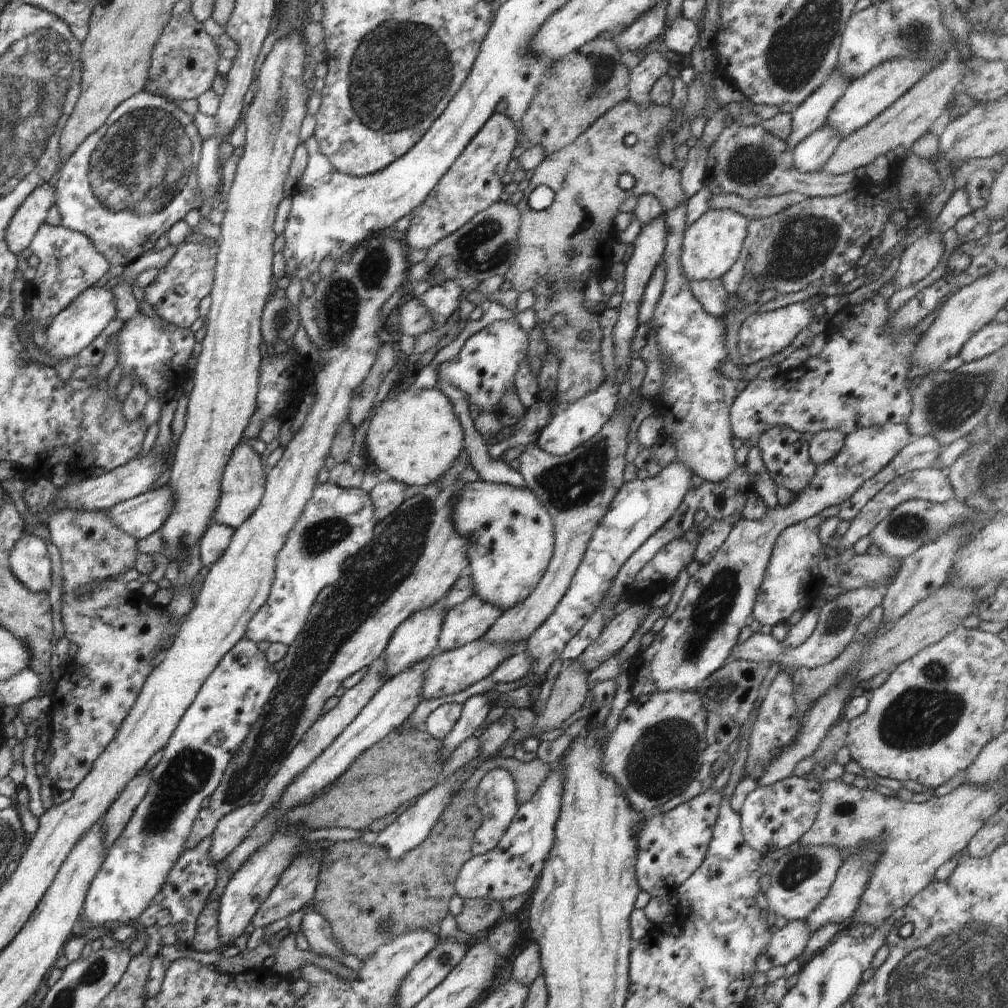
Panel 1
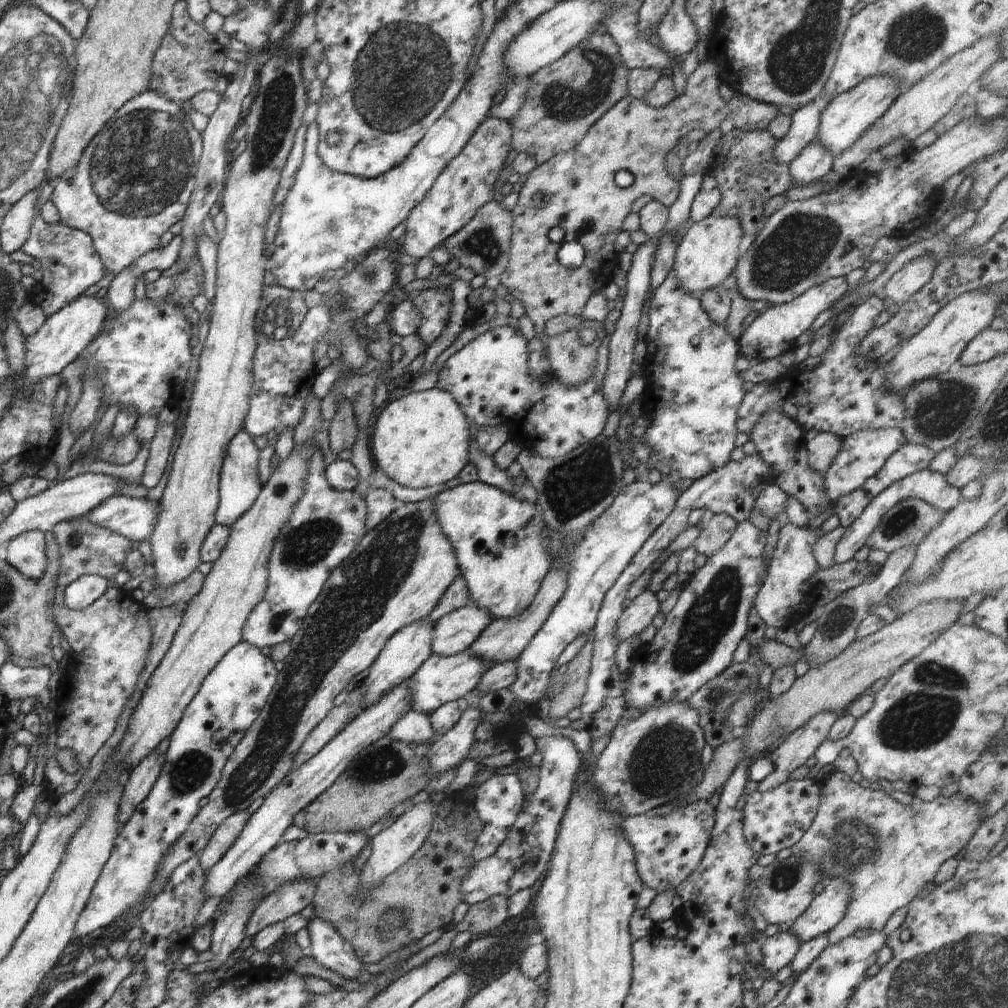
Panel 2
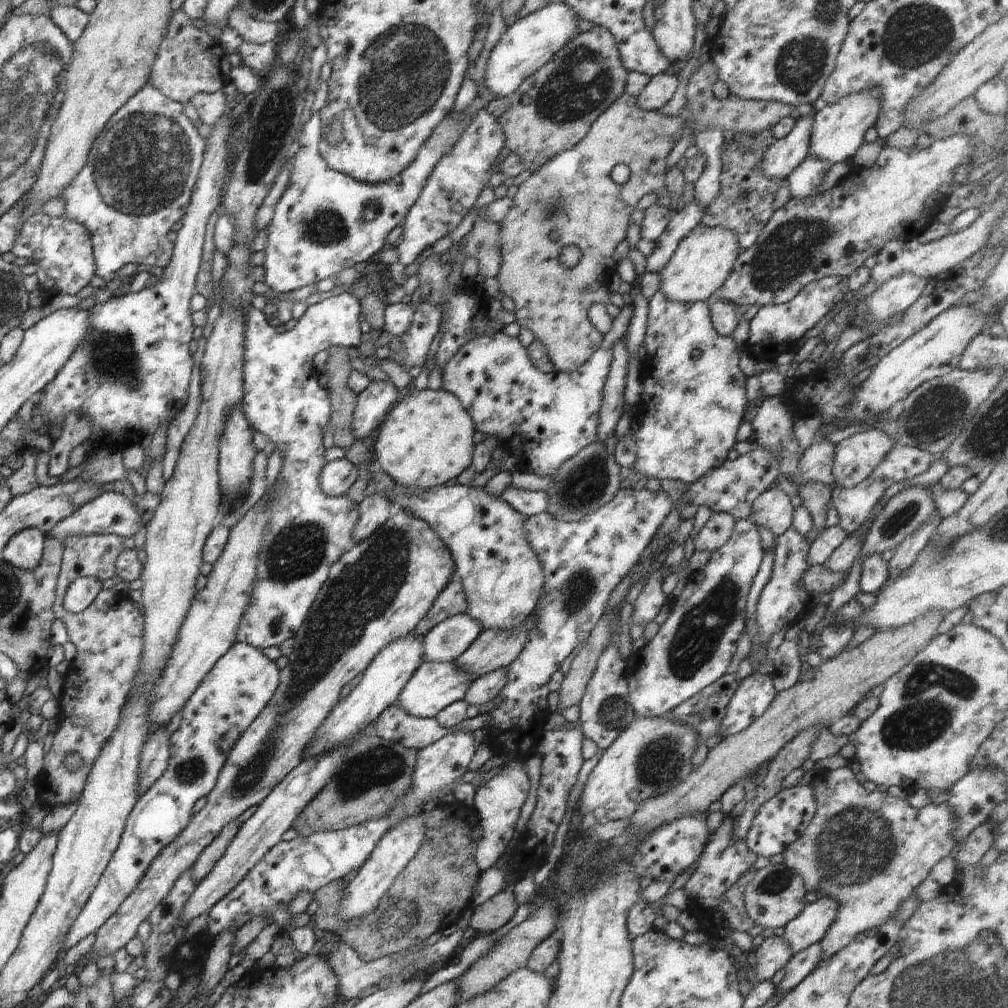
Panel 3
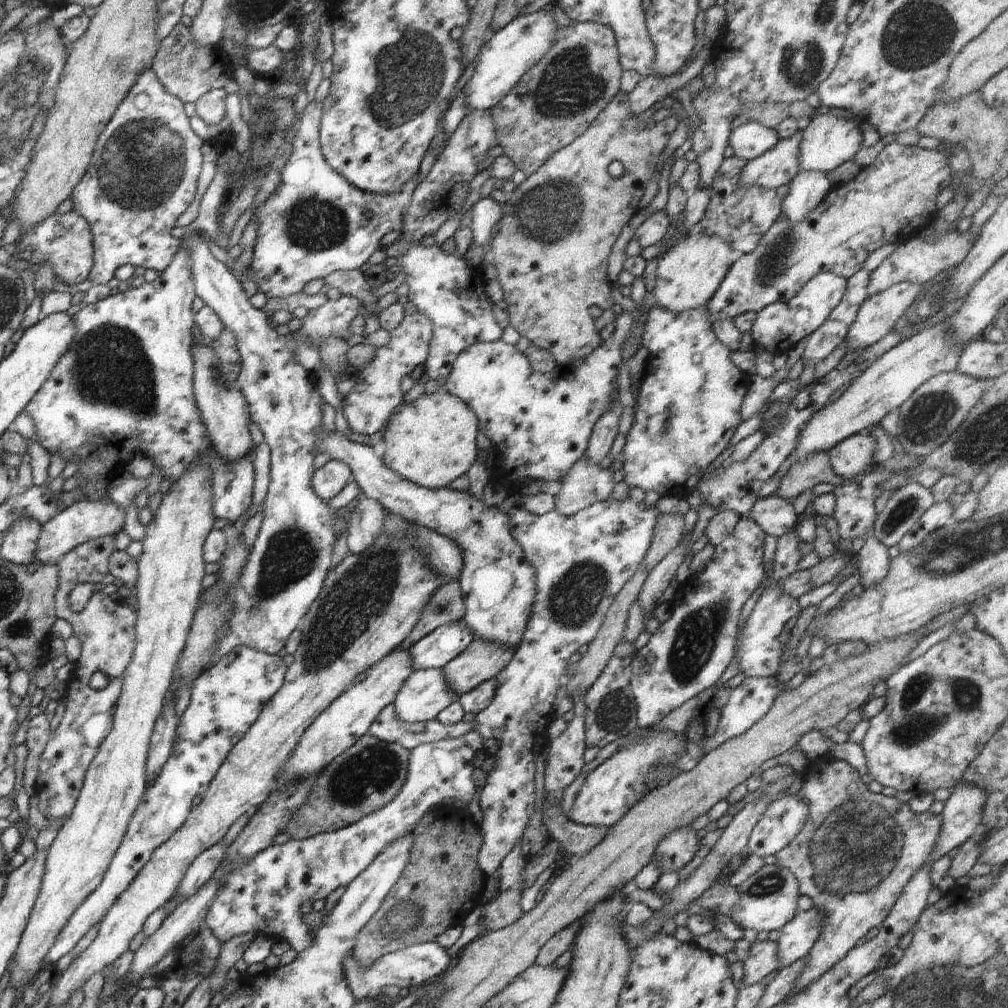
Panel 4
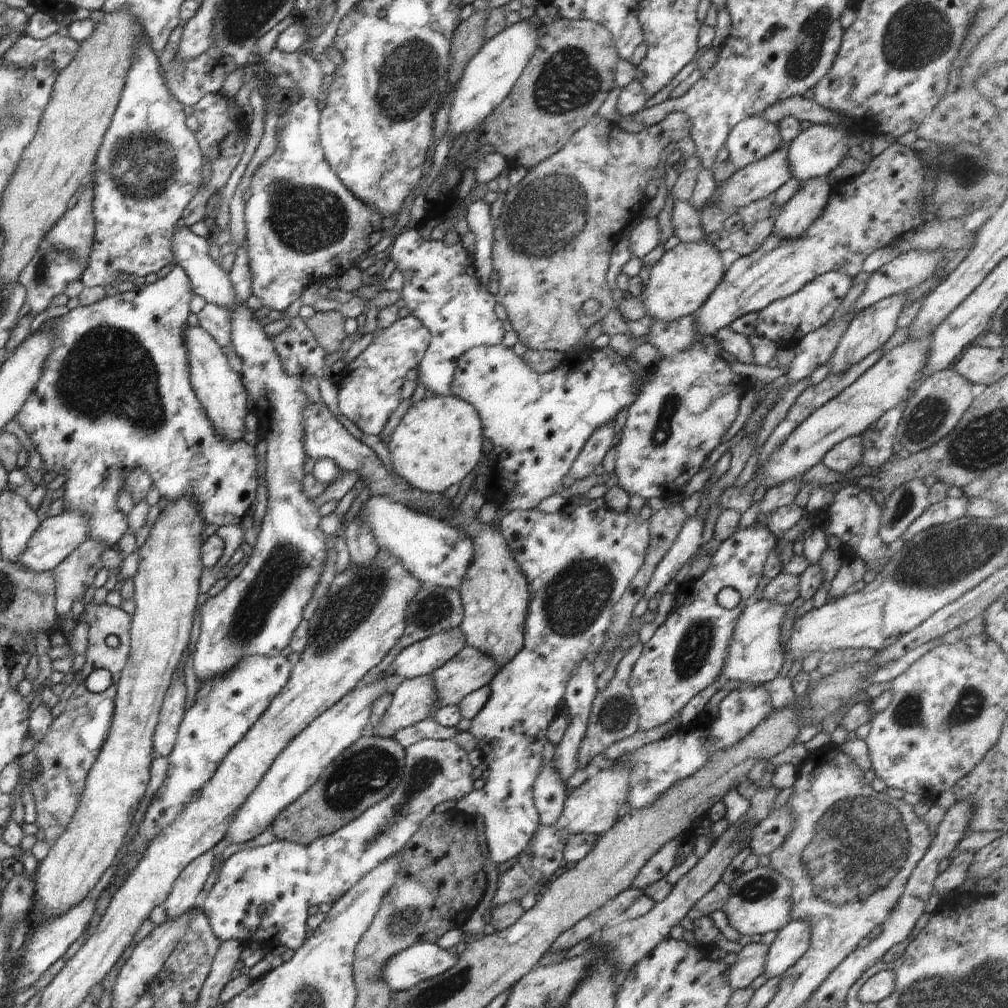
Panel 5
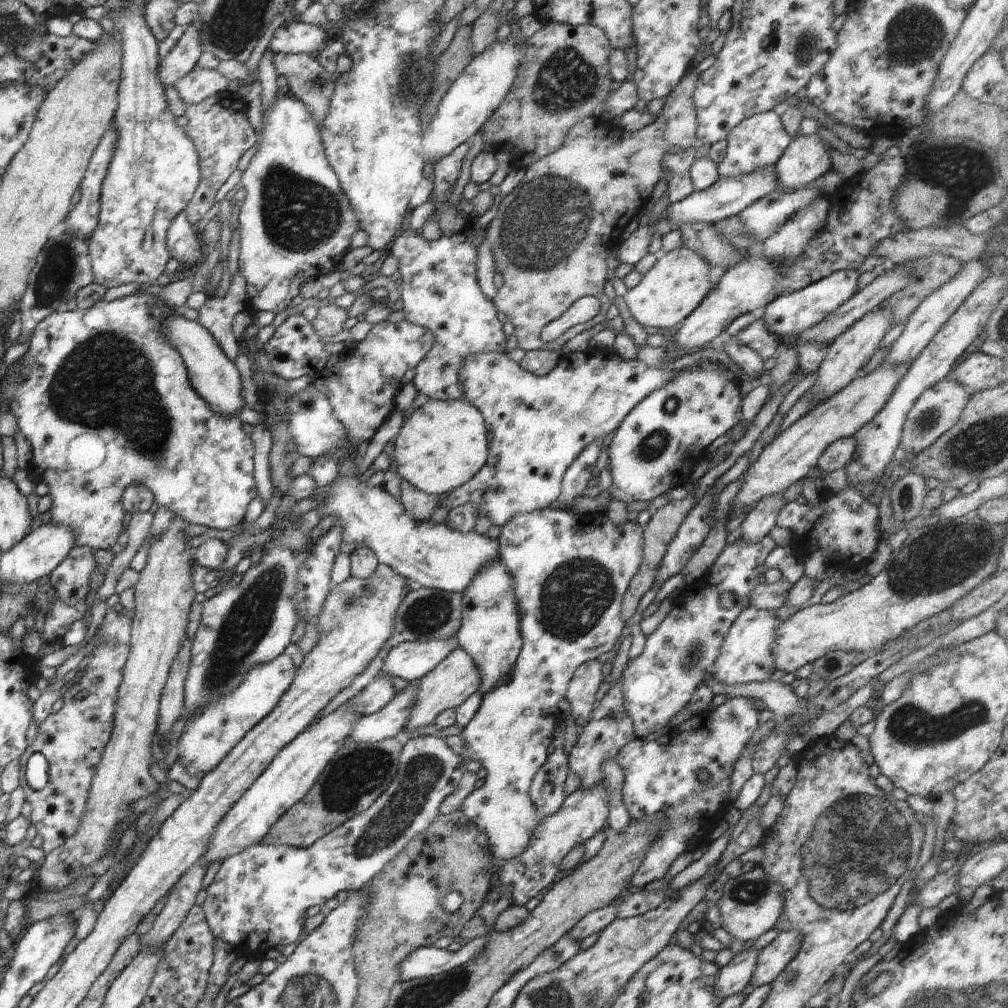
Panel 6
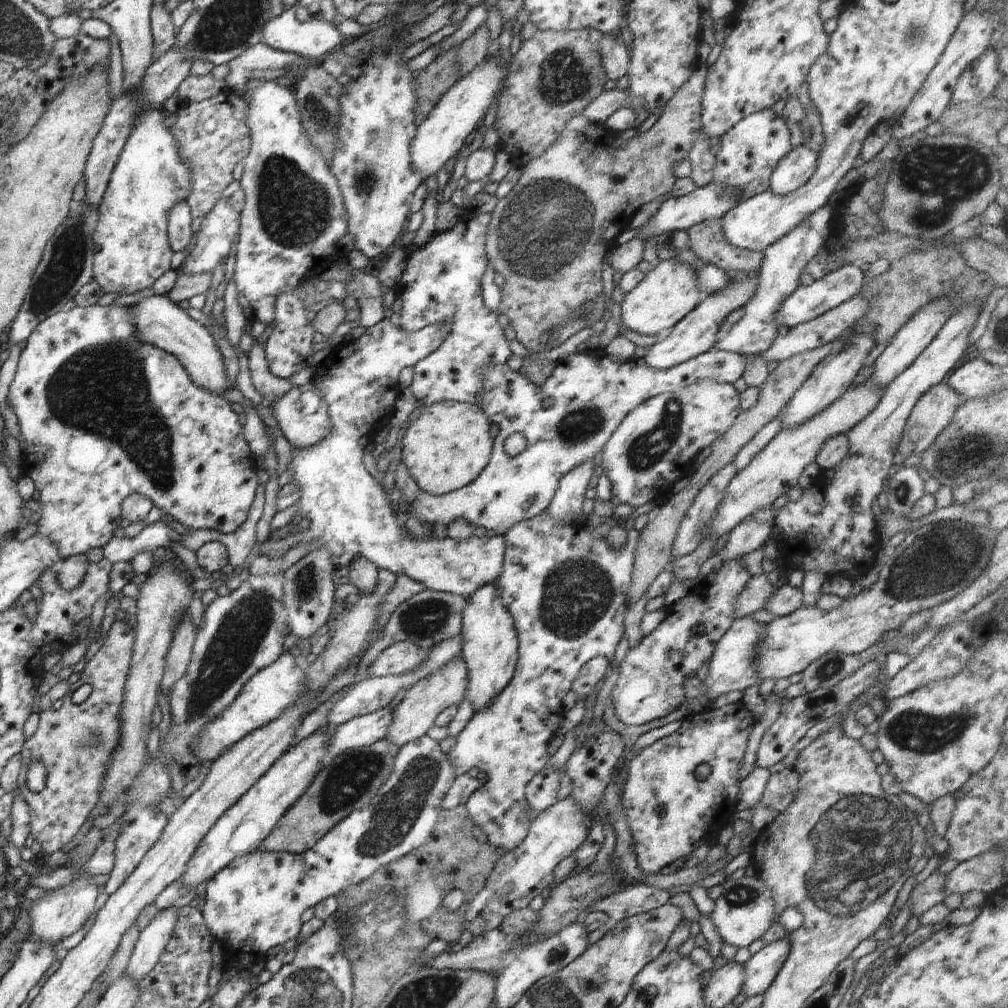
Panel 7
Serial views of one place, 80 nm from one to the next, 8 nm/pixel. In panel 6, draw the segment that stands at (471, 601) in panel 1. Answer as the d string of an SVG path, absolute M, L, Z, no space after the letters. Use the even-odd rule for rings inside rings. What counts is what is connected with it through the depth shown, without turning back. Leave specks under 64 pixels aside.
M455 638L412 641L387 649L381 657L384 671L408 682L419 681L438 666L454 649L460 647Z

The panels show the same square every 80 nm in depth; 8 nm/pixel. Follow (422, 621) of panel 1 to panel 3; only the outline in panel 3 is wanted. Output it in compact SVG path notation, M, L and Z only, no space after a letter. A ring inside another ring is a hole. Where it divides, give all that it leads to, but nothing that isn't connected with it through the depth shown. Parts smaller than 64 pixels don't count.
M406 633L393 643L387 644L384 650L374 657L370 666L363 672L360 683L349 692L346 699L335 704L331 714L319 726L315 738L306 746L308 757L343 745L352 735L378 719L383 710L396 704L399 692L423 663L423 638L424 636L414 633Z

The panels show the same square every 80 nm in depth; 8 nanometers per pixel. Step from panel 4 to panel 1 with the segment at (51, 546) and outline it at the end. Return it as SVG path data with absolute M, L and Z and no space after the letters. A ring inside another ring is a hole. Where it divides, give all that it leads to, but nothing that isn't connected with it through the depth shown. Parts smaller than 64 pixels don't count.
M162 481L148 492L110 507L107 515L124 533L140 540L161 528L174 503L173 490Z

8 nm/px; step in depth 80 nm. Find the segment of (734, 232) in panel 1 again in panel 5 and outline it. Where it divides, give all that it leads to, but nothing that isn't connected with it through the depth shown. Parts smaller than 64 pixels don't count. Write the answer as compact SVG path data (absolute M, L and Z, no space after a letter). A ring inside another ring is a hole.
M679 242L675 248L666 251L664 256L652 266L646 288L642 288L642 292L638 294L638 296L641 296L641 303L646 310L645 316L654 322L656 320L674 322L674 320L680 320L680 318L695 314L712 295L716 286L720 284L724 274L724 264L720 251L712 244L708 244L708 242L682 244L682 242Z

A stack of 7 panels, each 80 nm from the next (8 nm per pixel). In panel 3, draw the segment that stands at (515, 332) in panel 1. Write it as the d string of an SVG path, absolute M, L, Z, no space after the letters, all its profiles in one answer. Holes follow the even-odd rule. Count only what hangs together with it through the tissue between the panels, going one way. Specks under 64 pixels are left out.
M627 302L627 304L624 304L619 314L613 318L612 328L603 336L603 341L600 345L600 348L595 350L594 354L592 354L592 356L582 366L579 366L571 373L557 373L556 371L553 371L552 373L541 373L539 370L536 370L534 365L531 364L530 357L527 355L527 348L520 343L518 338L506 335L504 330L500 330L497 333L492 333L489 335L480 335L478 337L474 337L466 344L462 345L460 350L458 350L458 352L446 363L446 366L443 368L442 372L441 389L450 392L450 394L453 394L456 396L456 398L458 398L458 400L460 400L464 410L467 410L468 414L472 417L476 431L484 432L484 434L487 435L497 436L498 444L507 449L510 454L514 454L514 456L517 458L518 470L522 472L538 474L538 476L550 475L553 470L556 470L558 466L561 465L561 462L573 457L581 448L584 448L591 442L594 442L595 438L598 436L599 410L601 409L601 404L603 401L603 386L609 373L610 363L612 362L613 344L618 339L626 336L632 314L632 306L630 306L630 303Z

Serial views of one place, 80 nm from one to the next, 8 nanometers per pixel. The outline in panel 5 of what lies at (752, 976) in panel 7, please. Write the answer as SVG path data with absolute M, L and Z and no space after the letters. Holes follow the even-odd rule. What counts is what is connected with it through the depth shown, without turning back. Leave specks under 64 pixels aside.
M792 919L778 931L776 940L769 946L764 976L770 979L786 972L808 951L810 940L810 924L807 921Z

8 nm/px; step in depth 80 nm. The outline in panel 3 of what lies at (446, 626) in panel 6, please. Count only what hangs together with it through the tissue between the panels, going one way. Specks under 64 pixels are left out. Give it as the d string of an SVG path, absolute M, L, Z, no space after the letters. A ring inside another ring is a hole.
M452 578L446 588L433 602L426 616L418 622L412 633L424 636L439 622L449 619L451 616L467 612L467 600L460 578Z

